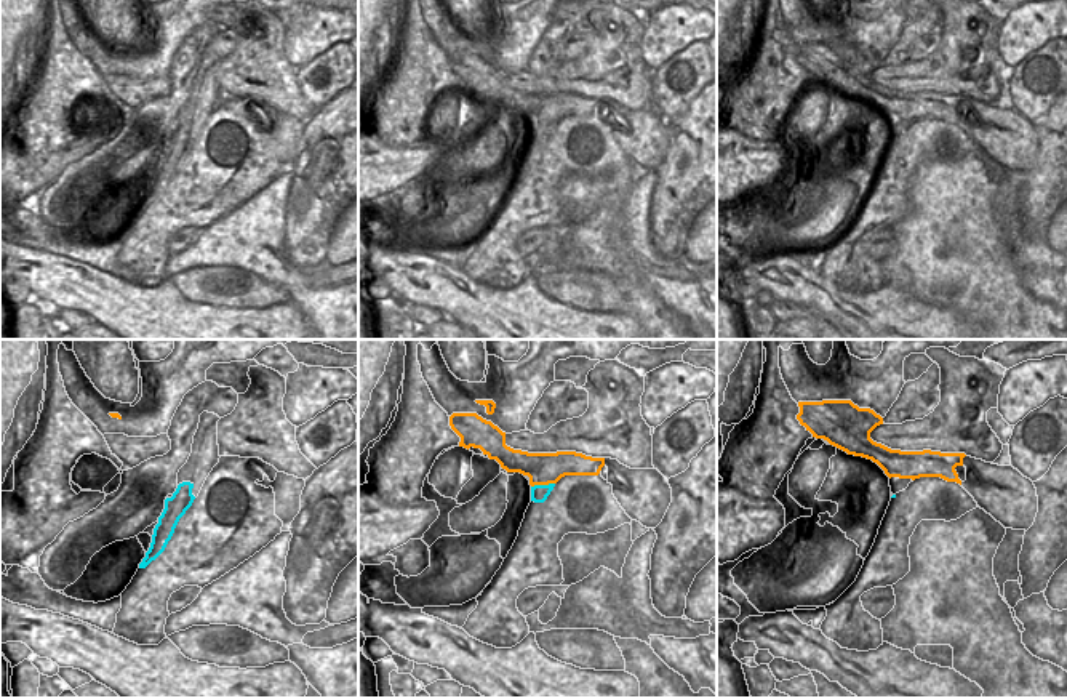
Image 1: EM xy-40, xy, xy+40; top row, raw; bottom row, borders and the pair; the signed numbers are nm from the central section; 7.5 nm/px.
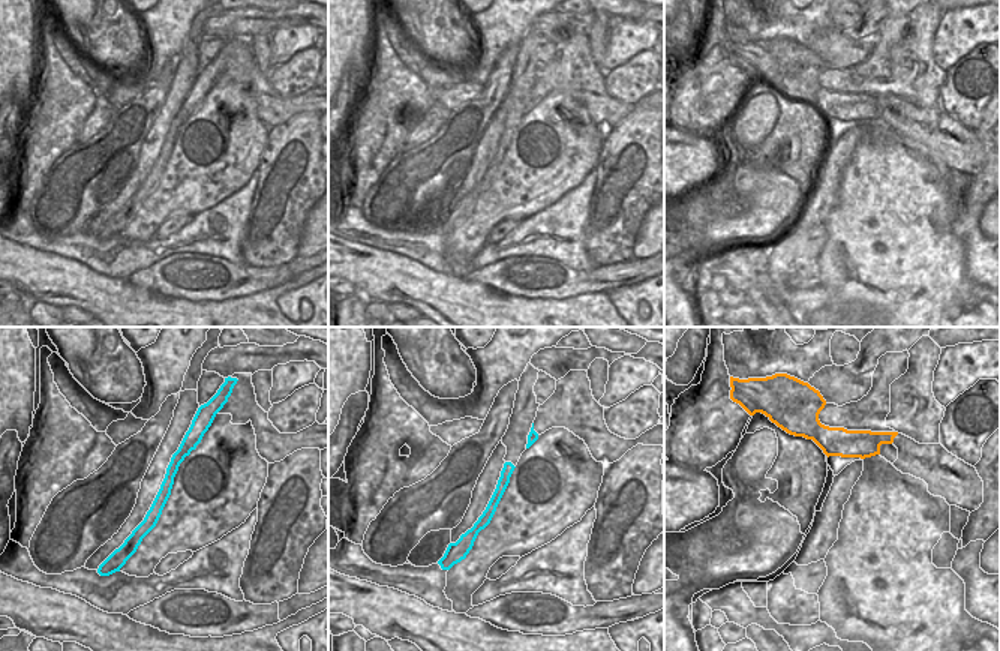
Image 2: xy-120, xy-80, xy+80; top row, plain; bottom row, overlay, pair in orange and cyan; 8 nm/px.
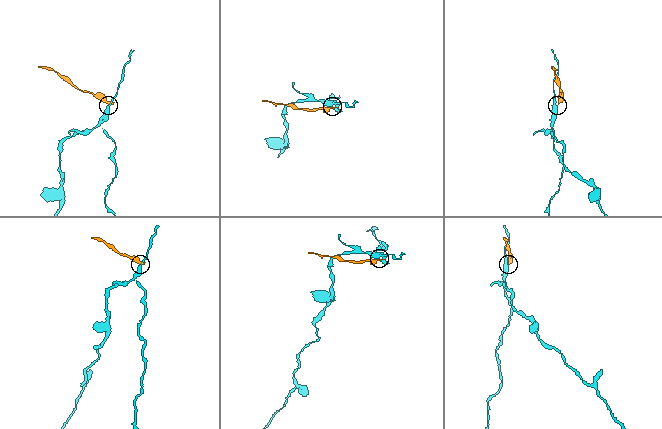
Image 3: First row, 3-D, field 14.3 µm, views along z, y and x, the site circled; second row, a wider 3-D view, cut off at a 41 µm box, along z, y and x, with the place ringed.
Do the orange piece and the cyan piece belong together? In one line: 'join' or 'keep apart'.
keep apart

